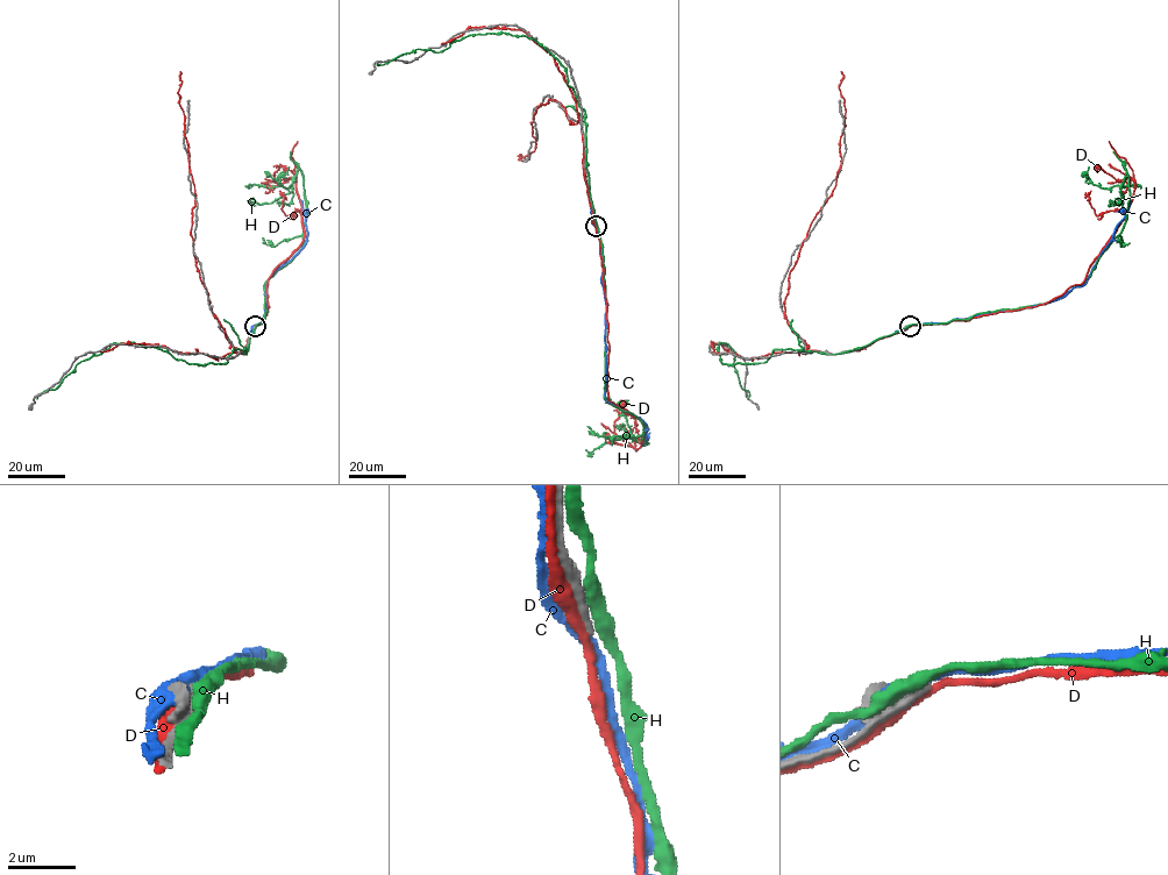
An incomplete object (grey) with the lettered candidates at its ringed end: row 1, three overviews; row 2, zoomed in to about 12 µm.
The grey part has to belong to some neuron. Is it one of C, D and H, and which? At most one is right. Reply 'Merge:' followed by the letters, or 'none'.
Merge: none

